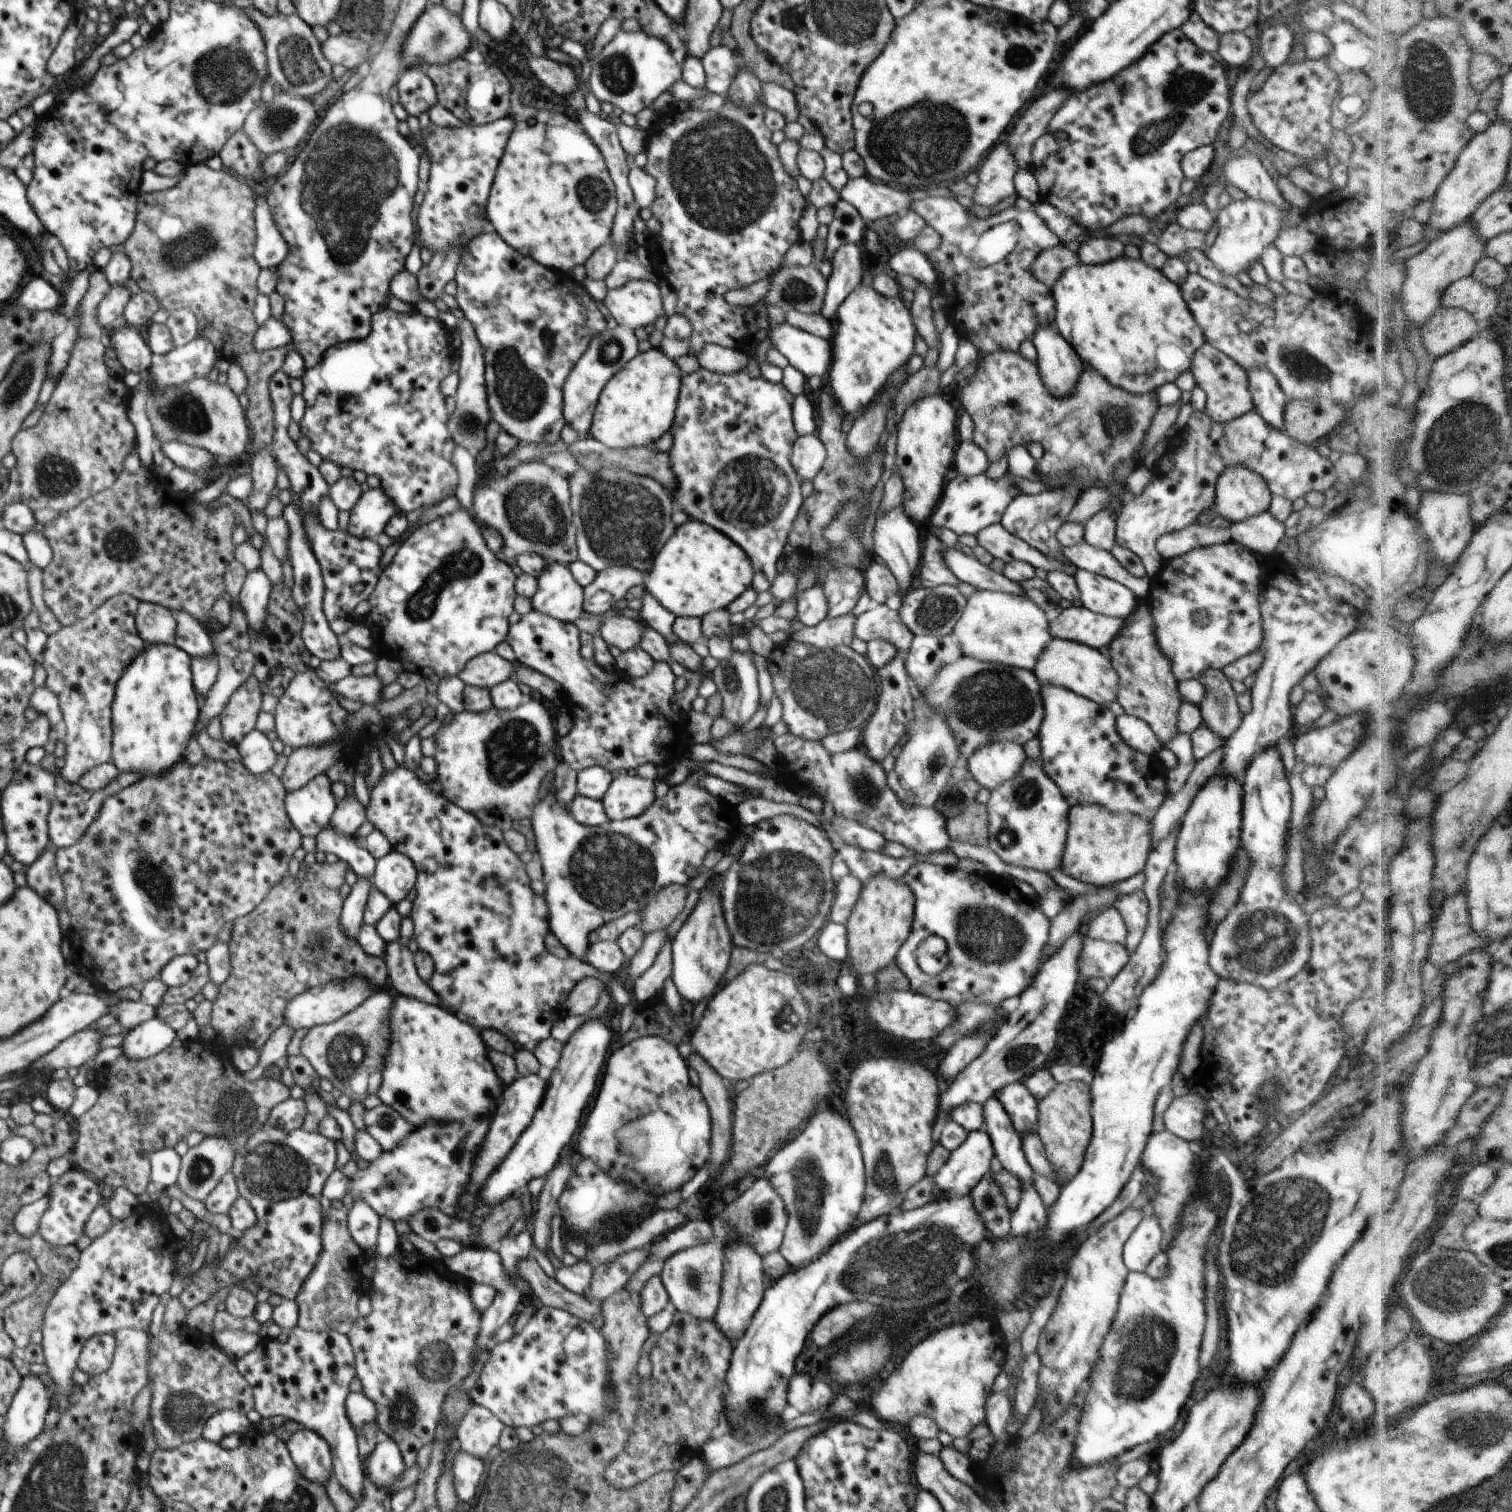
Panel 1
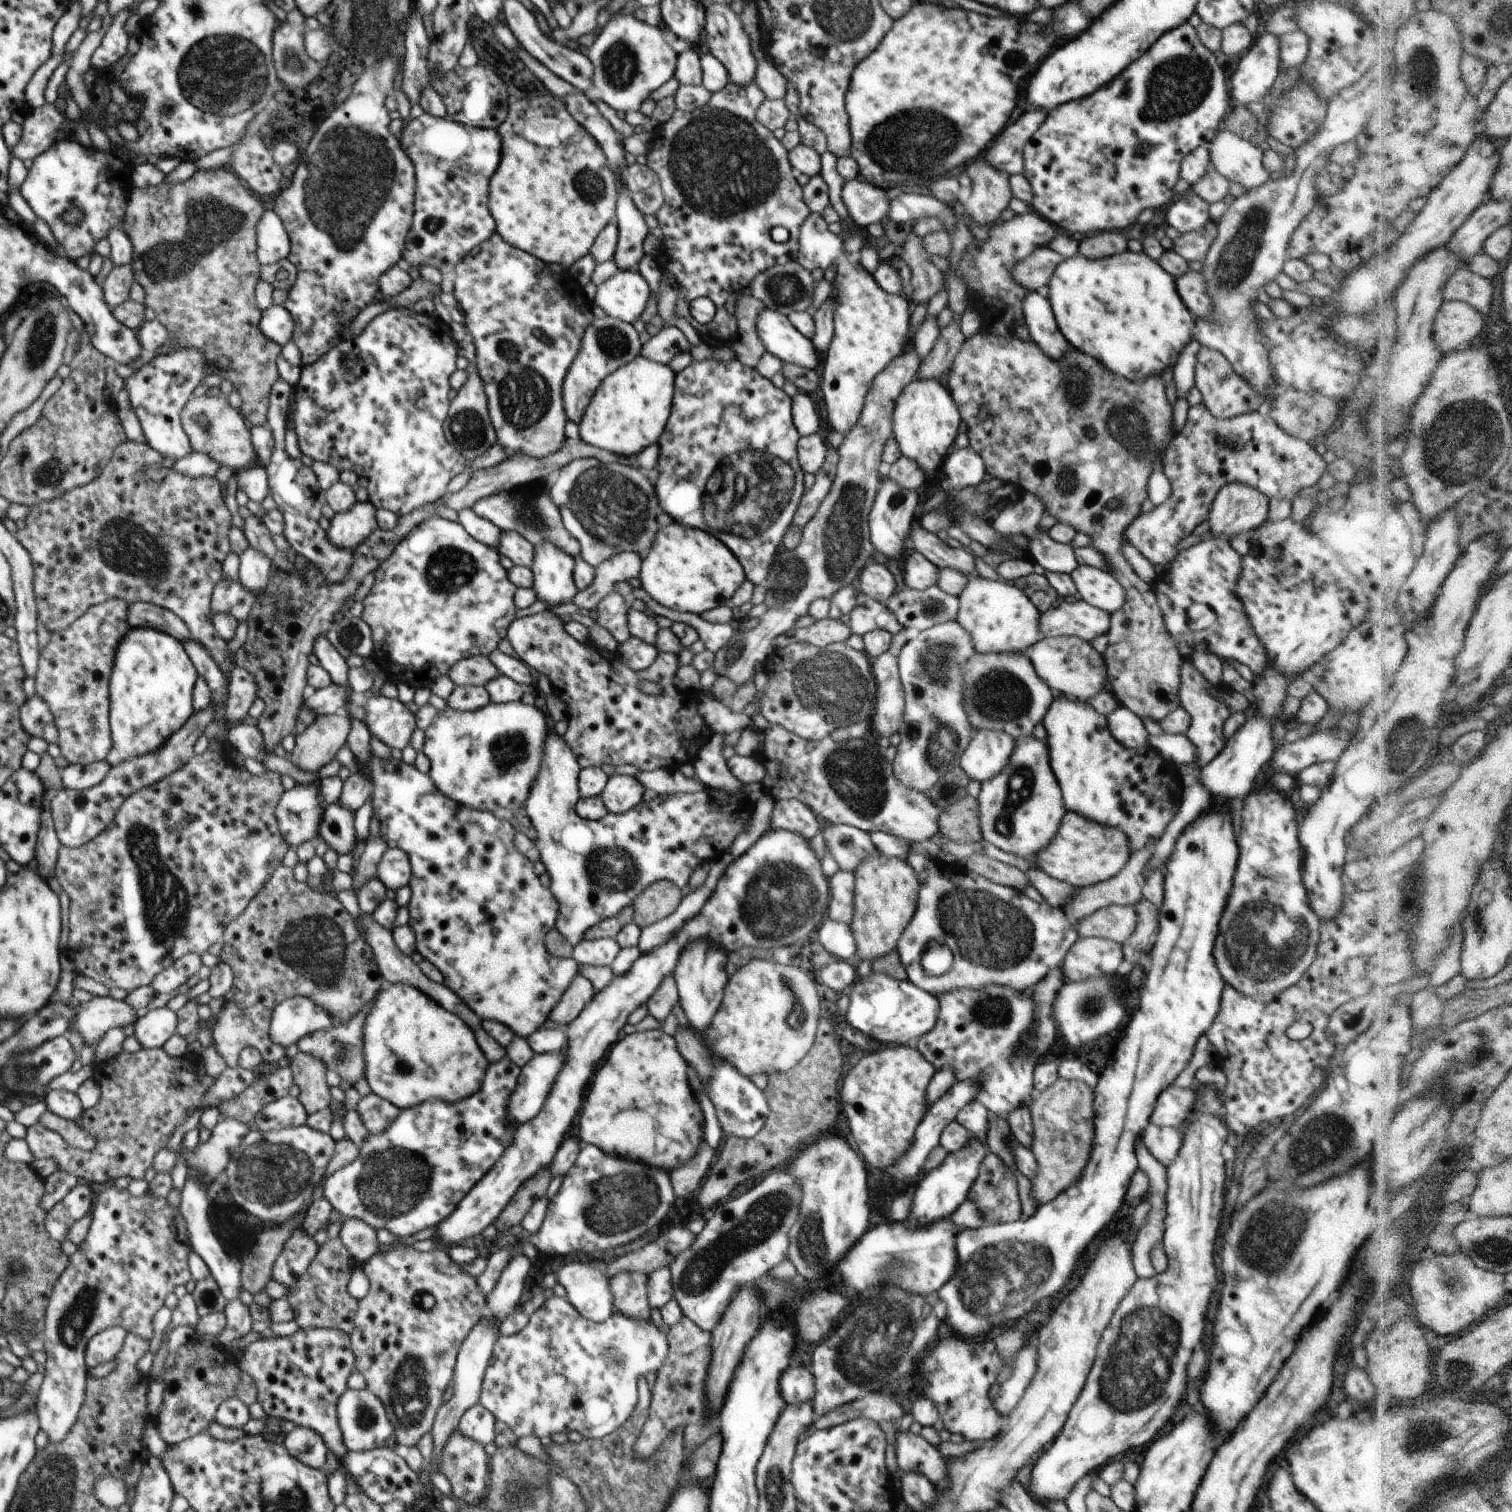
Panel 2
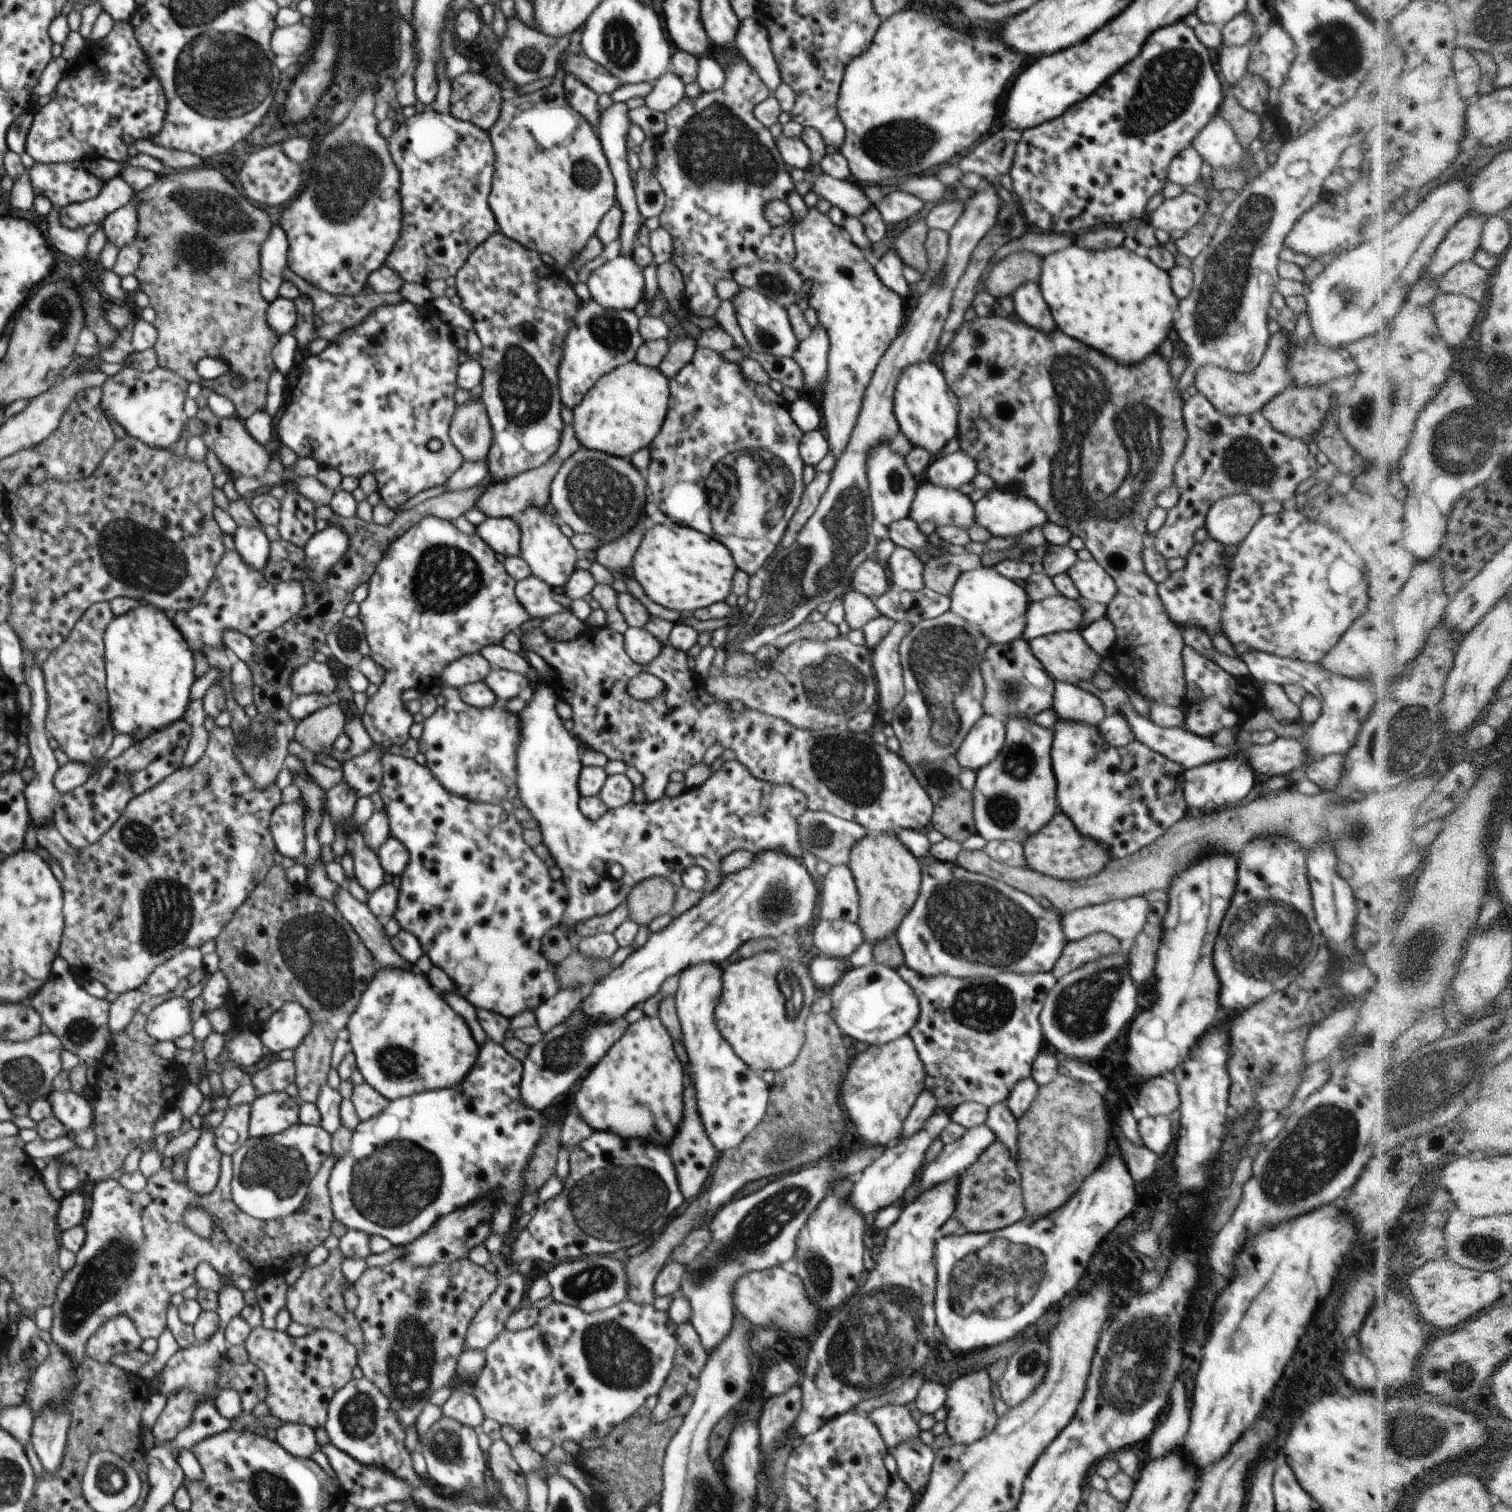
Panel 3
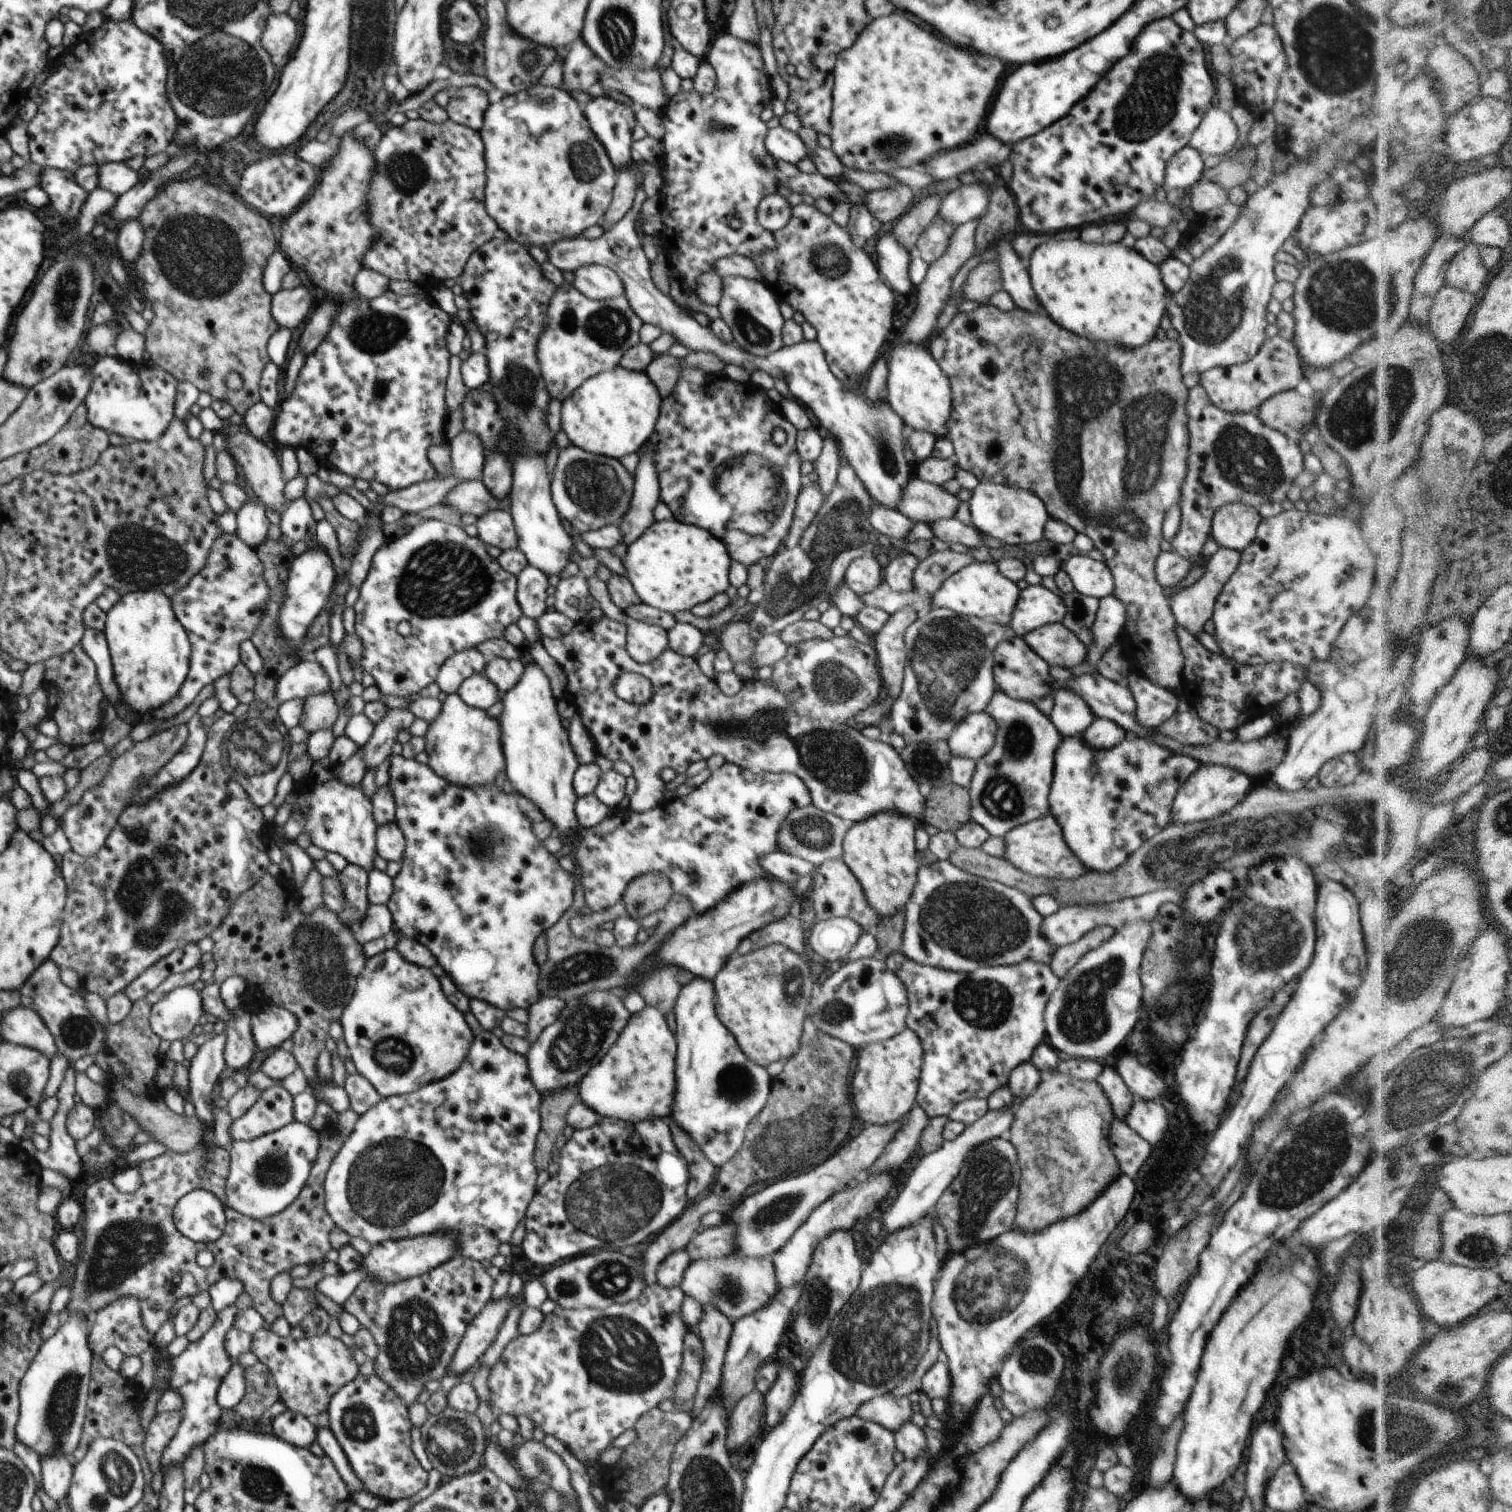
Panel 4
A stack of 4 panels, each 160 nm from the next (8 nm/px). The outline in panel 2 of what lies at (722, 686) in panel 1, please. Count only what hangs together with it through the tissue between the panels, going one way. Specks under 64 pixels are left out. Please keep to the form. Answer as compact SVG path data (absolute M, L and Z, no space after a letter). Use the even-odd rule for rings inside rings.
M911 344L874 377L858 422L847 432L838 448L835 481L816 514L804 527L801 544L794 550L780 547L775 554L763 584L767 588L764 603L768 610L761 618L762 622L754 630L734 634L726 646L715 652L715 673L728 677L738 688L753 680L756 663L767 664L772 638L792 629L797 618L808 614L808 607L814 599L830 599L837 590L855 584L861 570L873 558L876 550L870 542L869 512L882 481L878 474L882 448L893 433L895 401L904 387L916 378L922 362L918 353L910 347Z

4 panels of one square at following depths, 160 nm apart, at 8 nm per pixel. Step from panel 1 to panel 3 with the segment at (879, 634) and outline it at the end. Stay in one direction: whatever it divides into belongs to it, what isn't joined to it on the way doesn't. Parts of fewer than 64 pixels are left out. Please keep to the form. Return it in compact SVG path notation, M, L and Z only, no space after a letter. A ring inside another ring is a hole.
M850 591L843 596L845 620L851 630L861 629L867 622L882 616L874 599L858 591Z

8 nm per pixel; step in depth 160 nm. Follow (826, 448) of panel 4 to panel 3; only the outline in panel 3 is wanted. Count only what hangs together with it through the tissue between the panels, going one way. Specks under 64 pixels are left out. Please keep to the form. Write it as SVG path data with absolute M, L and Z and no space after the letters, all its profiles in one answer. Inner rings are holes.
M815 206L792 227L792 232L796 249L792 266L804 280L812 280L809 306L814 307L819 323L828 333L830 350L827 356L827 375L823 384L824 397L820 406L822 421L824 421L821 429L827 437L829 449L838 458L852 434L866 387L870 384L876 365L891 342L898 336L906 321L911 301L904 300L897 292L884 286L875 273L873 265L867 261L868 258L863 253L861 244L855 240L848 240L842 228L834 225L828 215L822 214Z

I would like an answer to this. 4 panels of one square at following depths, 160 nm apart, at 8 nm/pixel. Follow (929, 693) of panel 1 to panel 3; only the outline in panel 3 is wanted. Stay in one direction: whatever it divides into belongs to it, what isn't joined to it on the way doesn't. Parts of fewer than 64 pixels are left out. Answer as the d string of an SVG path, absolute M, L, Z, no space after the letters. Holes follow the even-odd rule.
M1022 638L1007 645L988 646L979 667L985 686L982 701L984 715L1002 722L1013 718L1034 720L1037 714L1053 708L1055 680L1032 654L1029 641Z

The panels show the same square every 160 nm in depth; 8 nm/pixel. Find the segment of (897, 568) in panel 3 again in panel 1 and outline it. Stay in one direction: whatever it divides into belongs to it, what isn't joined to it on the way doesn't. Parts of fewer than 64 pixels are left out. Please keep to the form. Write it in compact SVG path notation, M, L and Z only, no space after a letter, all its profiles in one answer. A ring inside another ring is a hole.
M934 533L929 534L925 546L922 547L921 561L916 576L918 586L931 589L940 585L957 587L962 583L944 560L943 554L947 548L938 536Z

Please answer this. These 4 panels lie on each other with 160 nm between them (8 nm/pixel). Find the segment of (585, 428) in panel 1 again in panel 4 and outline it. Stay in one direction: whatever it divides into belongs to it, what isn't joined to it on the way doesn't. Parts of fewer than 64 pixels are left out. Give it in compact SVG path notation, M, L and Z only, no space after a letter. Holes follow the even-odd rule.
M565 282L557 287L548 305L547 315L547 327L538 339L537 357L551 398L557 398L560 402L574 393L585 380L616 368L624 353L640 342L639 330L643 322L636 316L625 295L606 301L589 299L574 285Z

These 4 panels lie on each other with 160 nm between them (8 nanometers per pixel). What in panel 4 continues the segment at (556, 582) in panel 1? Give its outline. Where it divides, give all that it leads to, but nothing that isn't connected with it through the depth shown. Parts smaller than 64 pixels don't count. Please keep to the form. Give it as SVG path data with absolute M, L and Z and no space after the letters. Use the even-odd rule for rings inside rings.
M519 455L513 462L513 483L509 492L509 511L515 524L517 534L517 548L527 558L527 564L541 570L545 575L561 576L565 566L571 562L571 553L578 545L572 543L572 537L563 525L562 518L551 499L551 480L547 474L546 455Z

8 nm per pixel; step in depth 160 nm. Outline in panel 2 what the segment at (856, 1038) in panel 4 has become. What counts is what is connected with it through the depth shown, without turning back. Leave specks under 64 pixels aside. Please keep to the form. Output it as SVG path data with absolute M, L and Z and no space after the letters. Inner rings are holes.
M871 972L866 978L858 979L847 991L850 998L850 1005L846 1012L847 1026L860 1030L862 1034L877 1040L880 1044L901 1044L908 1045L915 1043L923 1034L930 1032L937 1023L939 1017L939 1000L929 992L914 986L909 980L901 981L891 976Z

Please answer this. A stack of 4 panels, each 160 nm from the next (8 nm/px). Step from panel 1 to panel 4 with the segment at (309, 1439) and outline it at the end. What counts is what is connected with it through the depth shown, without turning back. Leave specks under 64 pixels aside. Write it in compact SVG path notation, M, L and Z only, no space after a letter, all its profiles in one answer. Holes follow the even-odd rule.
M287 1410L274 1418L272 1423L273 1434L294 1446L308 1449L317 1439L318 1428L315 1422L301 1414L290 1413Z

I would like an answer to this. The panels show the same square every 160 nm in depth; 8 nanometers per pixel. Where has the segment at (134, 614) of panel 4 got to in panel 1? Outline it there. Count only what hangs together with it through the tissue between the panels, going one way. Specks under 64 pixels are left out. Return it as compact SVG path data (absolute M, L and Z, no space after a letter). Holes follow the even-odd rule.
M150 645L139 654L124 671L117 683L115 700L111 706L113 752L111 762L119 772L138 773L142 777L160 777L184 760L188 743L195 736L195 726L199 717L191 656L174 645Z

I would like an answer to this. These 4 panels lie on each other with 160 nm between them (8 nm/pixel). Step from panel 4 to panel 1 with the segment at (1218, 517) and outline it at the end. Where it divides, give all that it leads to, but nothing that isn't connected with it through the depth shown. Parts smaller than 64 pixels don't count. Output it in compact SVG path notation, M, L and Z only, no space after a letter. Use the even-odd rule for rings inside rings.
M1244 465L1227 466L1215 482L1214 509L1217 515L1223 516L1234 524L1269 510L1272 497L1269 486L1260 474Z

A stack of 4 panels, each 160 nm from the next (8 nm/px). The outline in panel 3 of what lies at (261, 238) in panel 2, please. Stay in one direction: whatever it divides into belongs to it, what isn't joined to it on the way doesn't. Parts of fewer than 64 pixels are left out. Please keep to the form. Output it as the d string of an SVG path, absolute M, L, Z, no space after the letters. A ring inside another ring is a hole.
M273 224L260 249L259 289L269 303L279 297L279 288L283 281L282 270L287 266L288 251L286 231L280 225Z

